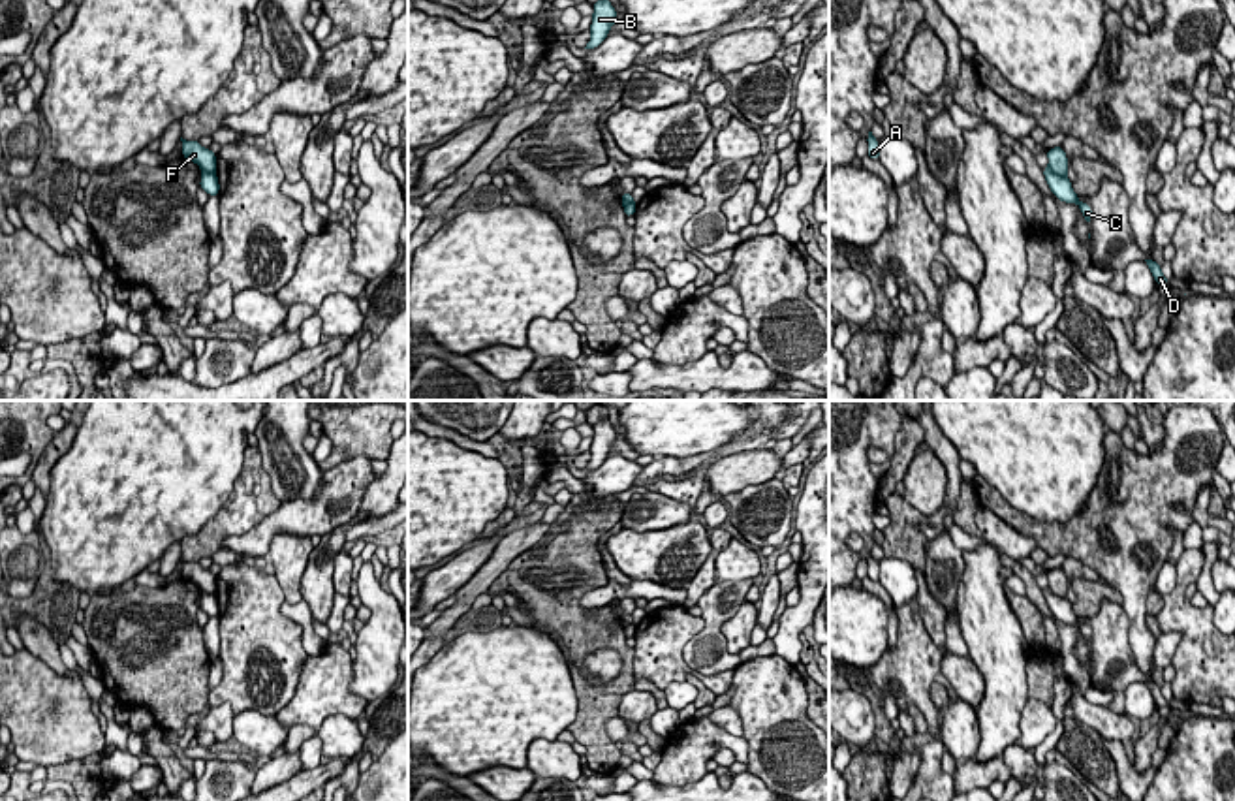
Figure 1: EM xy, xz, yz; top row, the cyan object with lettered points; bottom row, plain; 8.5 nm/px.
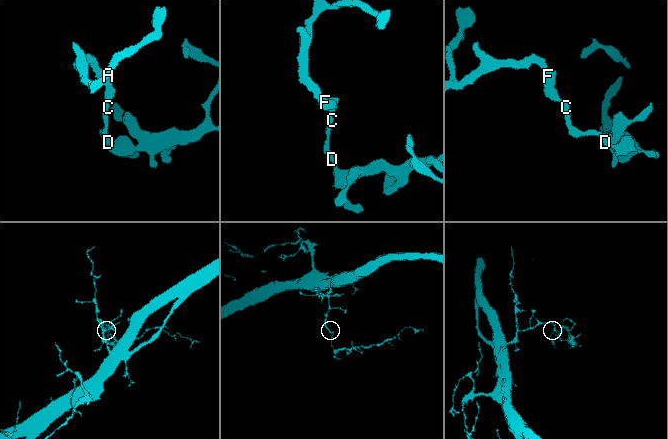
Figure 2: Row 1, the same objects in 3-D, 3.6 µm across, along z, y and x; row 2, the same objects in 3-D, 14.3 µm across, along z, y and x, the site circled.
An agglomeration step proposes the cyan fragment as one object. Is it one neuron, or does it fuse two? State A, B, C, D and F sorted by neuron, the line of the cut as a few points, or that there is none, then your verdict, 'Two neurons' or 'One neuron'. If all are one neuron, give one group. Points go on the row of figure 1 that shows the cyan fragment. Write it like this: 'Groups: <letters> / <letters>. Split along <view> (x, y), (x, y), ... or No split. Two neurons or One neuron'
Groups: A B F / C D. Split along yz (1049, 166), (1064, 177). Two neurons

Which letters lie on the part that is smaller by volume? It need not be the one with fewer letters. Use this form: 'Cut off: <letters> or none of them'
Cut off: C, D

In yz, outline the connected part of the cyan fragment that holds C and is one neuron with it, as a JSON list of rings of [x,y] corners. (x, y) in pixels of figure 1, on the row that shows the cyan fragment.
[[[1043,167],[1043,175],[1045,175],[1045,181],[1051,188],[1051,192],[1060,199],[1060,201],[1066,201],[1066,203],[1077,203],[1085,220],[1090,222],[1090,216],[1092,216],[1092,209],[1083,203],[1077,194],[1071,190],[1071,181],[1068,177],[1060,177],[1056,175],[1051,167]]]

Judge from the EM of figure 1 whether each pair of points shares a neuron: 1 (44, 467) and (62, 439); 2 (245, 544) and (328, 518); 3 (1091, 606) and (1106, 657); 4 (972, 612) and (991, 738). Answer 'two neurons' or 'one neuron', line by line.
1: one neuron
2: one neuron
3: two neurons
4: one neuron

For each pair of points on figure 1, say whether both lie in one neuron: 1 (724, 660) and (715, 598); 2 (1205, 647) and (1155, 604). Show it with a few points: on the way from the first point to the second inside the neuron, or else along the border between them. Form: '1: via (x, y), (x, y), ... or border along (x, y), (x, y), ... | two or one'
1: via (715, 645), (715, 613) | one
2: border along (1162, 595), (1162, 608), (1155, 615) | two

